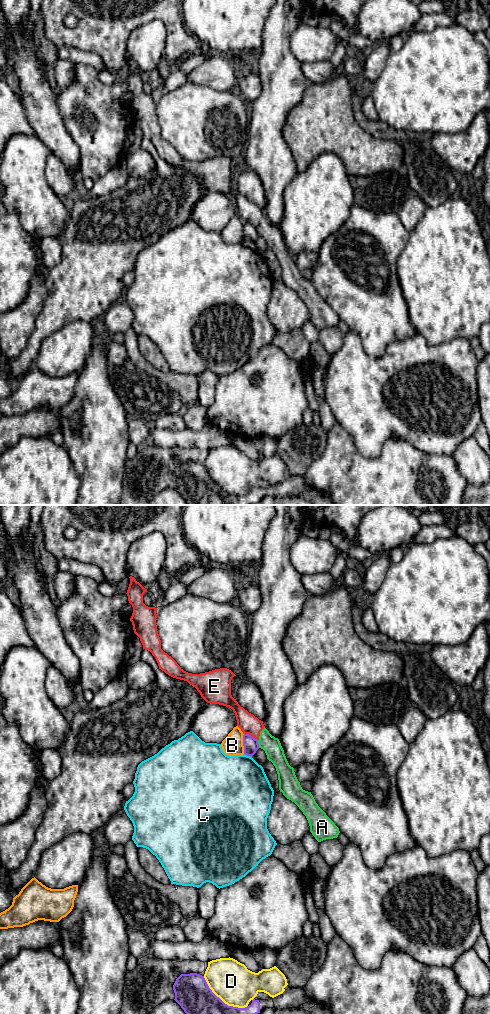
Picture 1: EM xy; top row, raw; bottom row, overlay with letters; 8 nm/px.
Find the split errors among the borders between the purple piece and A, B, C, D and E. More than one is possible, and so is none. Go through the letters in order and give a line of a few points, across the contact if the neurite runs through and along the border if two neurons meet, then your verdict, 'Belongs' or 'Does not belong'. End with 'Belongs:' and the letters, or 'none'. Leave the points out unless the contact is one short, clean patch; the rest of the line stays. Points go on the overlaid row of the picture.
A: Line: xy (257, 740), (259, 747). Does not belong
B: Does not belong
C: Does not belong
D: Does not belong
E: Does not belong
Belongs: none

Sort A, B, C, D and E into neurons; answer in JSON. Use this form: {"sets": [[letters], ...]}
{"sets": [["A", "E"], ["B"], ["C"], ["D"]]}

